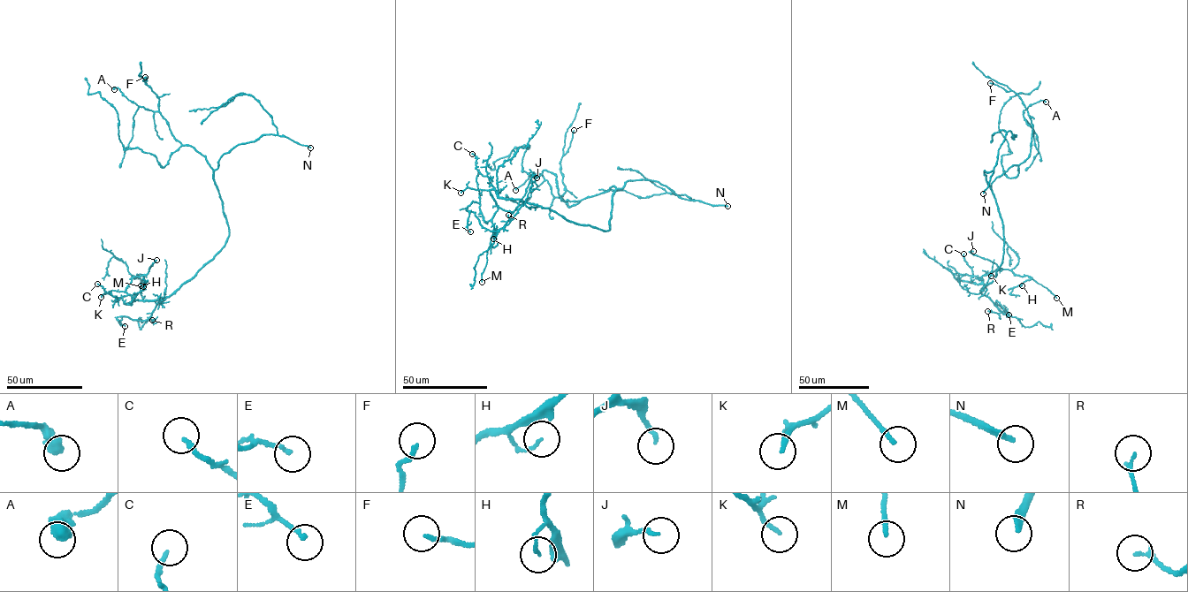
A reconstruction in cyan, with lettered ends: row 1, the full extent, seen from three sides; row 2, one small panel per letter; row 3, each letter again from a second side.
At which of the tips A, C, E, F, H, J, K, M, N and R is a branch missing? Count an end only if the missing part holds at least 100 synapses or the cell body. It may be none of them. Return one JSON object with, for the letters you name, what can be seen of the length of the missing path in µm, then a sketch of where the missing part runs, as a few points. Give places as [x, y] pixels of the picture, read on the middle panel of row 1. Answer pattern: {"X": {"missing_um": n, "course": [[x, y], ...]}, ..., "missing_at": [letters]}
{"N": {"missing_um": 200, "course": [[727, 206], [739, 211], [777, 194], [769, 225], [730, 256], [745, 260], [784, 244]]}, "missing_at": ["N"]}

